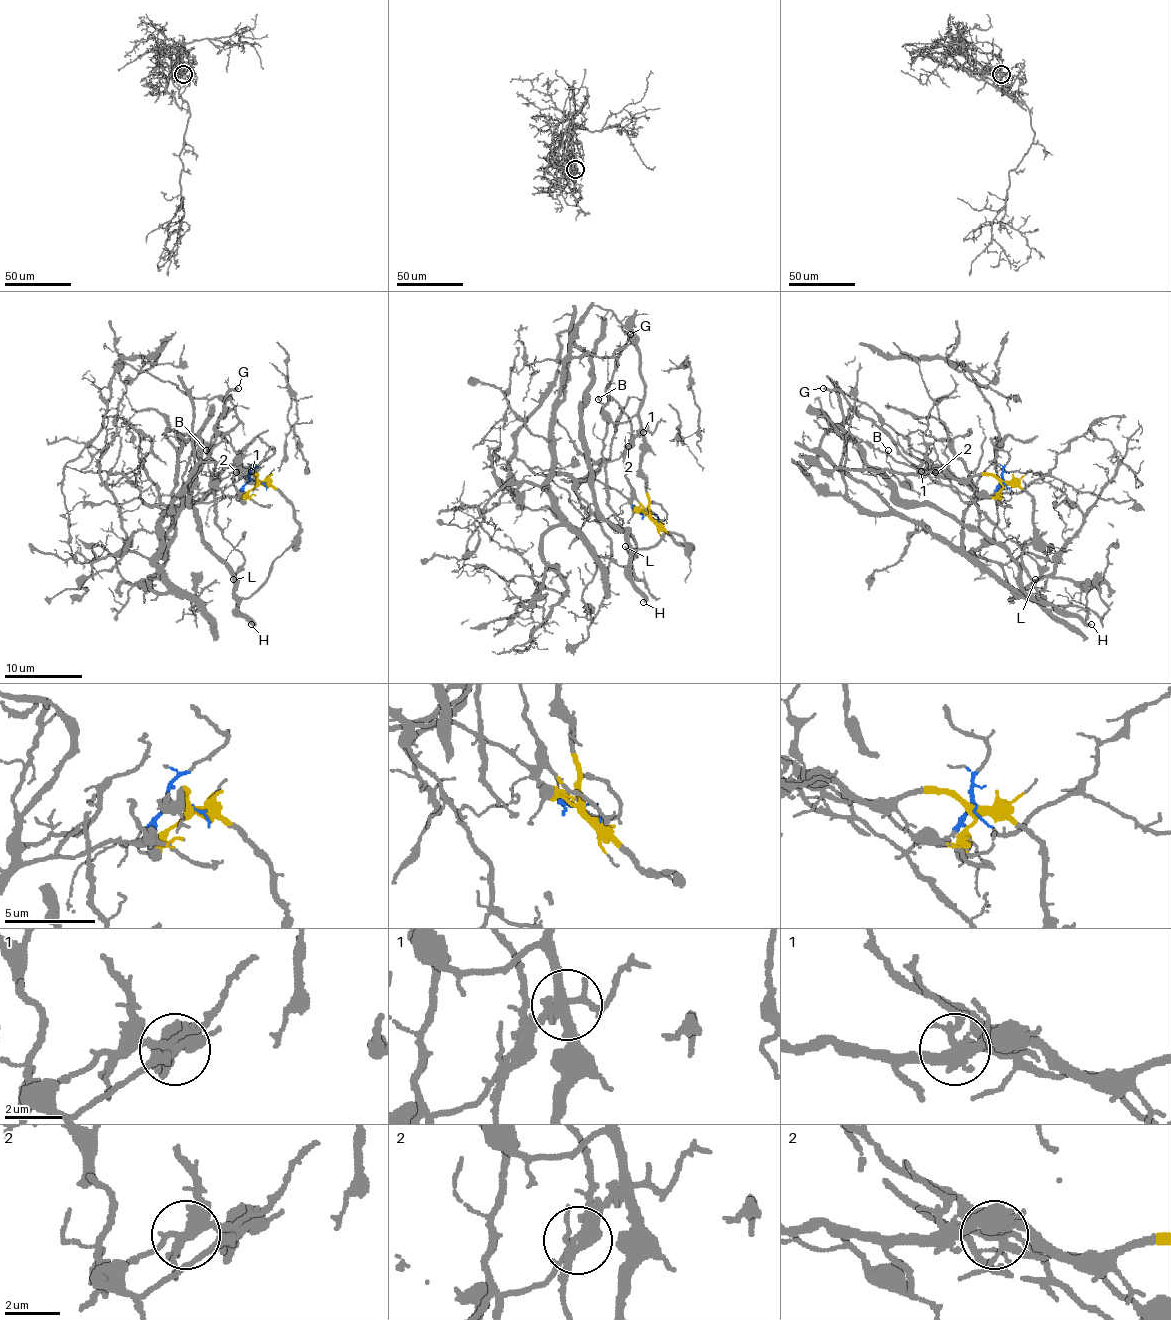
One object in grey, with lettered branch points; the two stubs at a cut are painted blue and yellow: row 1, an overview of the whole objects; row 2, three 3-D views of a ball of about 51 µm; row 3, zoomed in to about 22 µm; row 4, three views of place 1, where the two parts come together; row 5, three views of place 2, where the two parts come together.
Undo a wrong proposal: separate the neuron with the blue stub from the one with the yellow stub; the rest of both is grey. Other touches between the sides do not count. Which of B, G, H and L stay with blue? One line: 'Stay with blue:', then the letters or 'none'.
Stay with blue: none

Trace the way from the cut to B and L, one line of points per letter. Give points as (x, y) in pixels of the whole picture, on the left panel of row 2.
B: (260, 480), (256, 474), (248, 478), (252, 470), (221, 490), (211, 480), (205, 451)
L: (260, 480), (293, 508), (299, 533), (248, 597), (232, 582), (232, 551), (244, 562), (232, 580)

